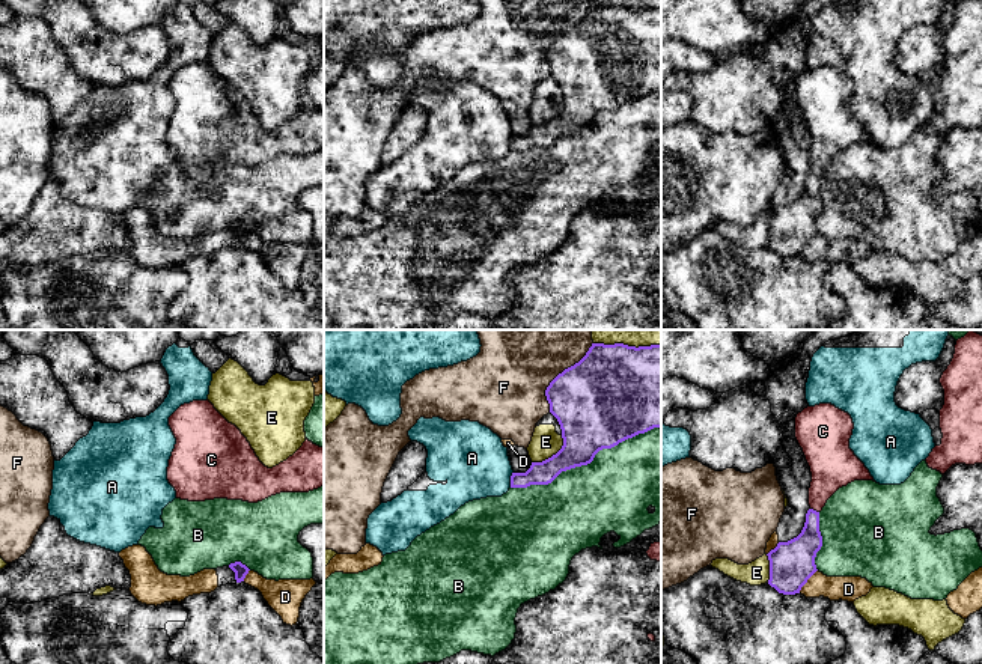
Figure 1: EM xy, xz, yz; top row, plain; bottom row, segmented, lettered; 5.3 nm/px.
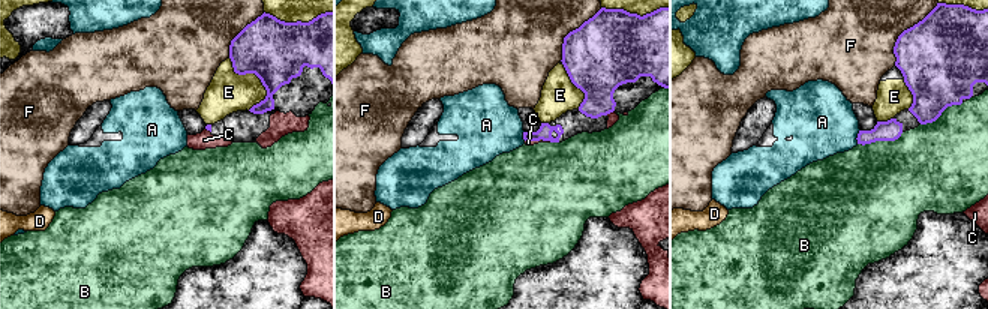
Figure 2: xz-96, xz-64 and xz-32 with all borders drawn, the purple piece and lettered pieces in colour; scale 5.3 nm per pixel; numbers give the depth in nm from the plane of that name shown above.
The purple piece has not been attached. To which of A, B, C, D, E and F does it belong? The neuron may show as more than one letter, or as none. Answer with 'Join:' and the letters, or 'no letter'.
Join: C

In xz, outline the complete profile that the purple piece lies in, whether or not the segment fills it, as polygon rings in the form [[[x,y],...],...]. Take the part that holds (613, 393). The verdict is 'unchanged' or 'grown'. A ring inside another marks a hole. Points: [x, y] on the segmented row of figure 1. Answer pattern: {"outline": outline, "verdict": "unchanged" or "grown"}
{"outline": [[[592,343],[586,355],[559,373],[545,390],[550,413],[557,419],[563,446],[551,458],[532,462],[526,473],[512,473],[511,488],[548,485],[562,471],[587,465],[602,449],[661,429],[661,345],[628,346]]], "verdict": "unchanged"}

